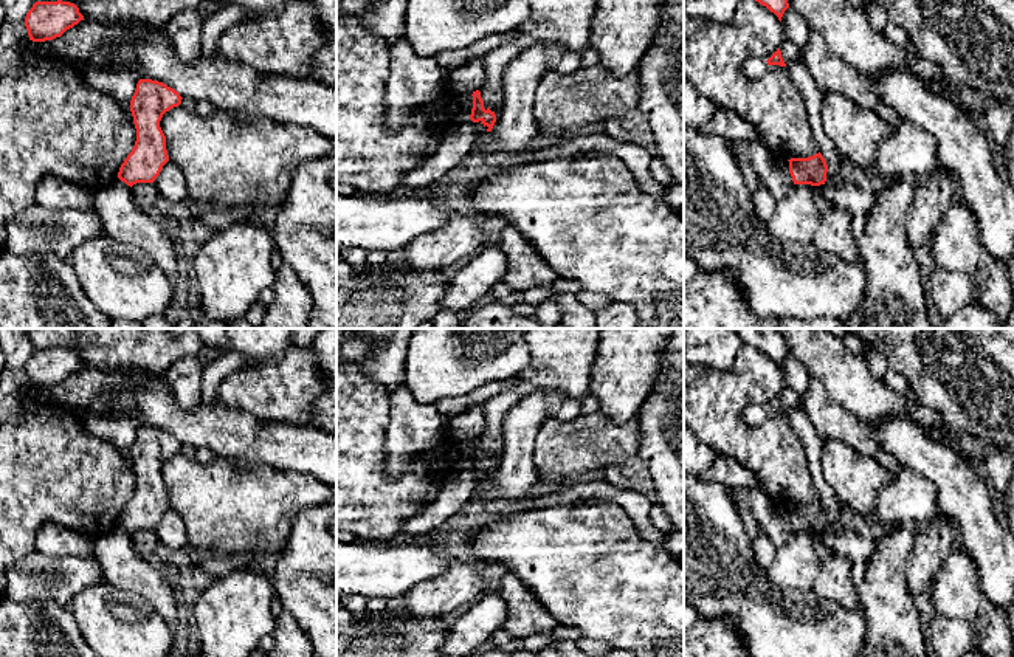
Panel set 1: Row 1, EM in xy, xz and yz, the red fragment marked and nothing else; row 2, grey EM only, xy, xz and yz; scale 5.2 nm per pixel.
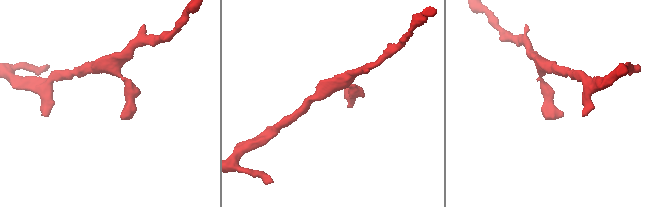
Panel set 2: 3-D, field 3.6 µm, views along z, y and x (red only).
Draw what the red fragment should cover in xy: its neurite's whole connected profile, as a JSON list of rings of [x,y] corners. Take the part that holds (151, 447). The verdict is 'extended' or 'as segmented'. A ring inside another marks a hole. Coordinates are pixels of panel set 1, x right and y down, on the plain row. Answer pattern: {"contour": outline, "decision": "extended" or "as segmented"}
{"contour": [[[140,426],[130,448],[130,459],[136,476],[132,499],[119,514],[118,525],[127,533],[153,530],[169,508],[166,483],[160,468],[166,459],[181,451],[174,435],[152,426]]], "decision": "as segmented"}

